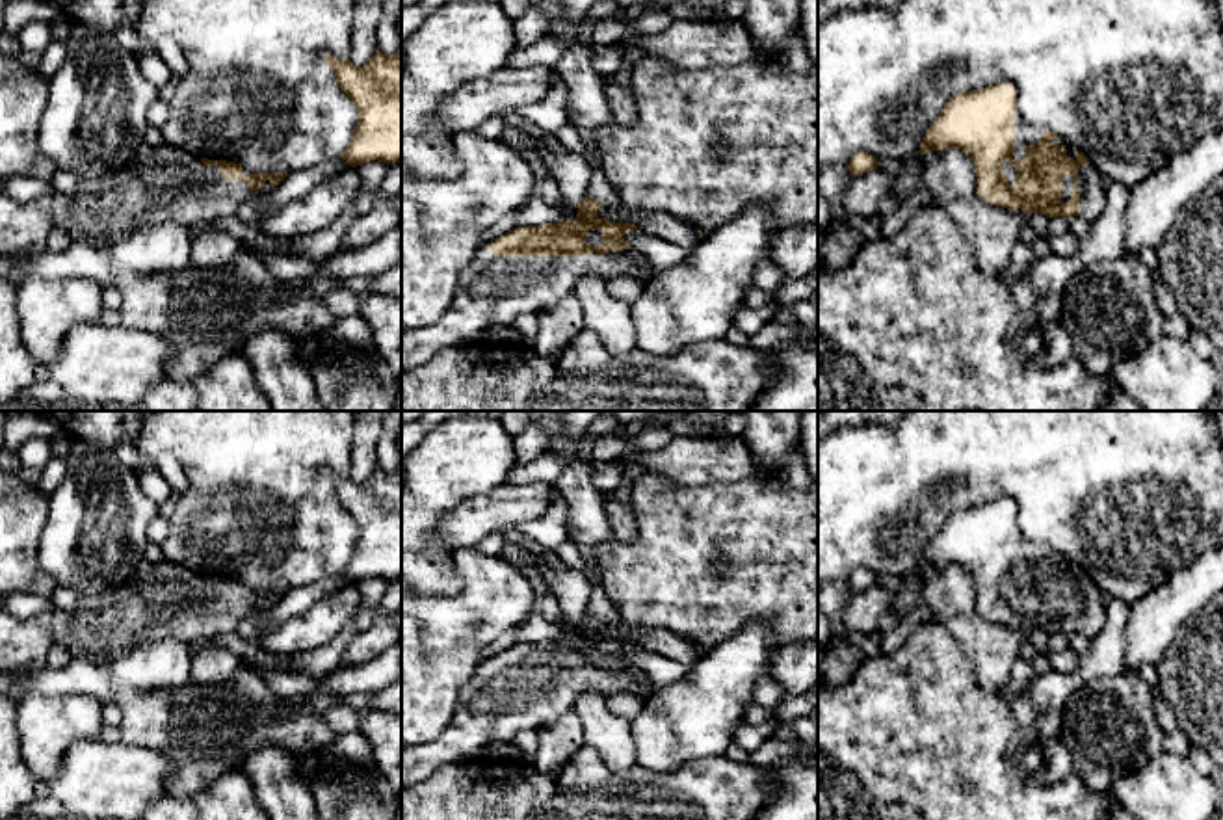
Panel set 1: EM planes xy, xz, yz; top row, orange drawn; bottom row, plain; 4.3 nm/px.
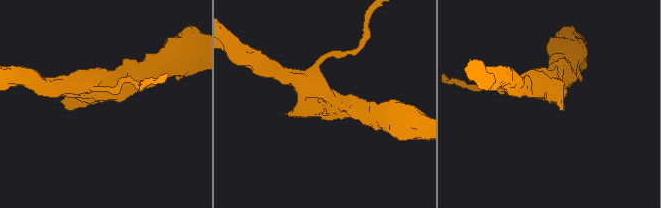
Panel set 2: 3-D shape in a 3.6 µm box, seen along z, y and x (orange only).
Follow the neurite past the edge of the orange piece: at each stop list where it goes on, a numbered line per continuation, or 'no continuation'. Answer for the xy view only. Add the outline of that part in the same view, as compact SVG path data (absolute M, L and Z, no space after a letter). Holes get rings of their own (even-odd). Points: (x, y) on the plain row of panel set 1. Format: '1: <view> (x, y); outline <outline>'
1: xy (168, 601); outline M165 560L141 569L123 586L80 597L69 612L52 608L50 632L52 643L63 645L72 658L113 662L139 645L167 638L191 641L236 632L238 623L251 612L247 599L230 599L217 582L204 582L199 573Z

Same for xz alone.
1: xz (493, 707); outline M476 666L472 677L459 692L450 725L433 742L401 746L401 788L426 781L439 766L470 760L494 742L509 742L520 731L537 731L559 716L572 712L580 694L587 690L606 699L621 692L634 692L649 697L654 686L626 673L597 669L585 673L496 673L493 666Z

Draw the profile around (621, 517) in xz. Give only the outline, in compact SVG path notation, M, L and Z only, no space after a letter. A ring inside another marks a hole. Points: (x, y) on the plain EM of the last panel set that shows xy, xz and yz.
M604 493L604 508L608 513L613 539L632 543L638 536L638 524L632 504L615 500L612 493Z

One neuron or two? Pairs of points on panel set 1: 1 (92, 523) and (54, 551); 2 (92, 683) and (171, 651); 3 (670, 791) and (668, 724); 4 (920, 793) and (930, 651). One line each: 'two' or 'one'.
1: one
2: two
3: two
4: one

